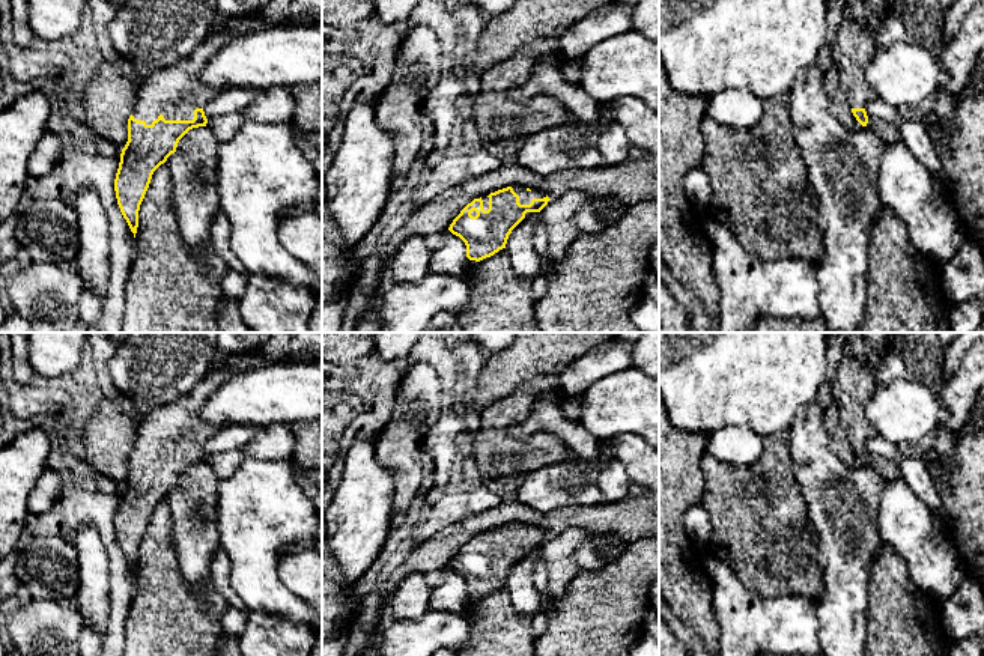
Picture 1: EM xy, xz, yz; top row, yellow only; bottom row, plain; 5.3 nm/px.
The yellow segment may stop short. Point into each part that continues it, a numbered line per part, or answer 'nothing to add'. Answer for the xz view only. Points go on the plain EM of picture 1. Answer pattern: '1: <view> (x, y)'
1: xz (525, 534)

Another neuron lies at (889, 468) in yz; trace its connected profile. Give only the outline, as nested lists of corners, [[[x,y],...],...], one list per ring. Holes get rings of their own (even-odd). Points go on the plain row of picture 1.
[[[868,456],[867,463],[877,469],[885,478],[898,478],[901,477],[901,465],[897,459],[886,459],[880,456]]]

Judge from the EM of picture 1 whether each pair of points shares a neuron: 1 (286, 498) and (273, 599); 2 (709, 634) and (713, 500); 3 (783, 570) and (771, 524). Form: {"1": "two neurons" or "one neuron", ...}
{"1": "one neuron", "2": "two neurons", "3": "one neuron"}

